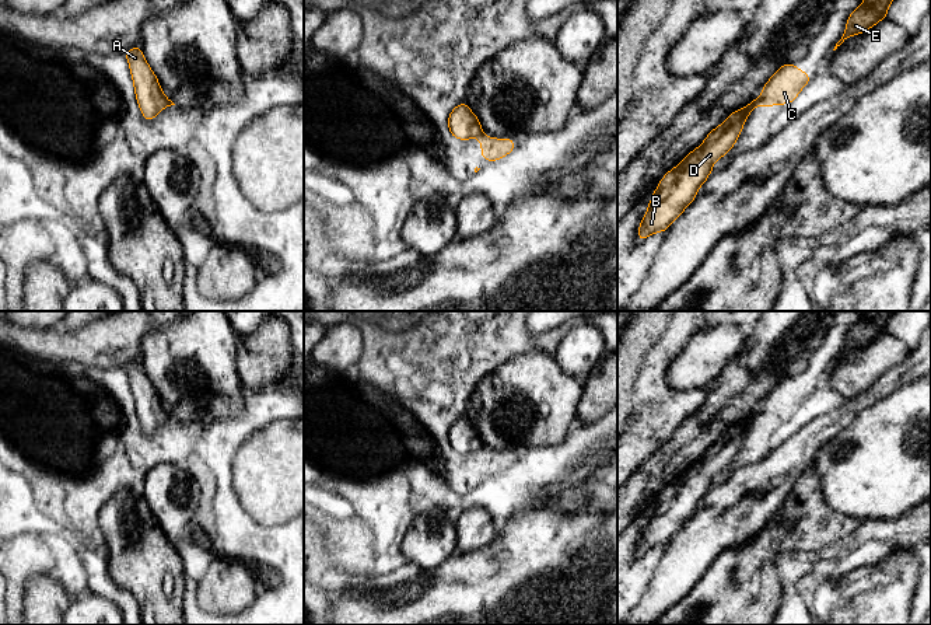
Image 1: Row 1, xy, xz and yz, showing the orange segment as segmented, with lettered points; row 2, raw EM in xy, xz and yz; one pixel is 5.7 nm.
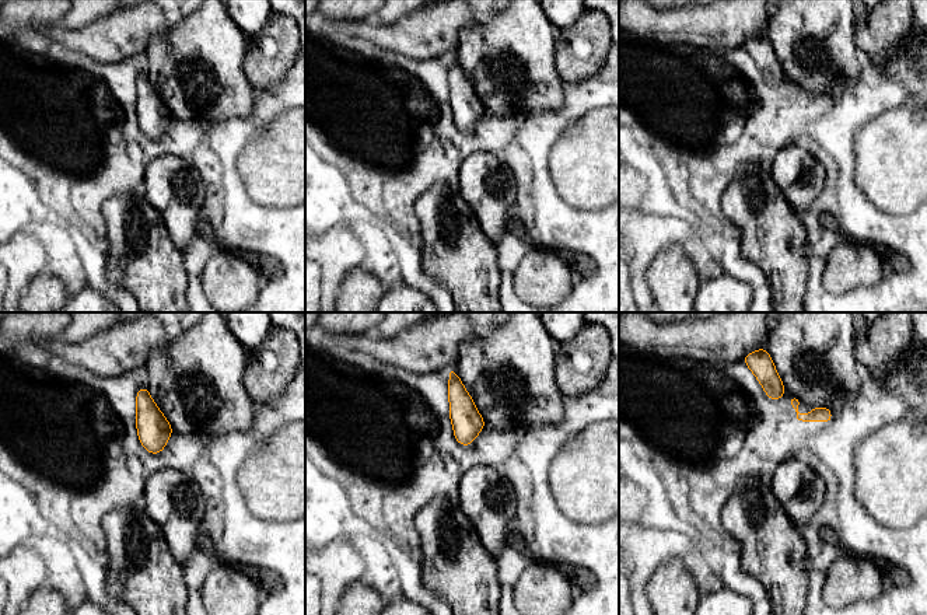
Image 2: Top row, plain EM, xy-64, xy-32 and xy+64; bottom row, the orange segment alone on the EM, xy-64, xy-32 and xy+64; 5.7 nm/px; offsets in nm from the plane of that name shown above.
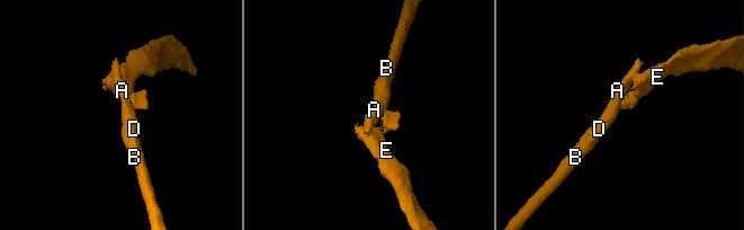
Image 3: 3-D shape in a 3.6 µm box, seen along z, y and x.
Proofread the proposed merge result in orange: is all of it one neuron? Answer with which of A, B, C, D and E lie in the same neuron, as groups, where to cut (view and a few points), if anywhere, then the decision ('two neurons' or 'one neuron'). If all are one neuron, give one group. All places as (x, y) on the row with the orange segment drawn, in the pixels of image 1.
groups A B D / C E; cut yz (756, 100), (753, 105); two neurons

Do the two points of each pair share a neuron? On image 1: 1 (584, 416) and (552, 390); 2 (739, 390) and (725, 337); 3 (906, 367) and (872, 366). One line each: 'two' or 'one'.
1: two
2: two
3: two

